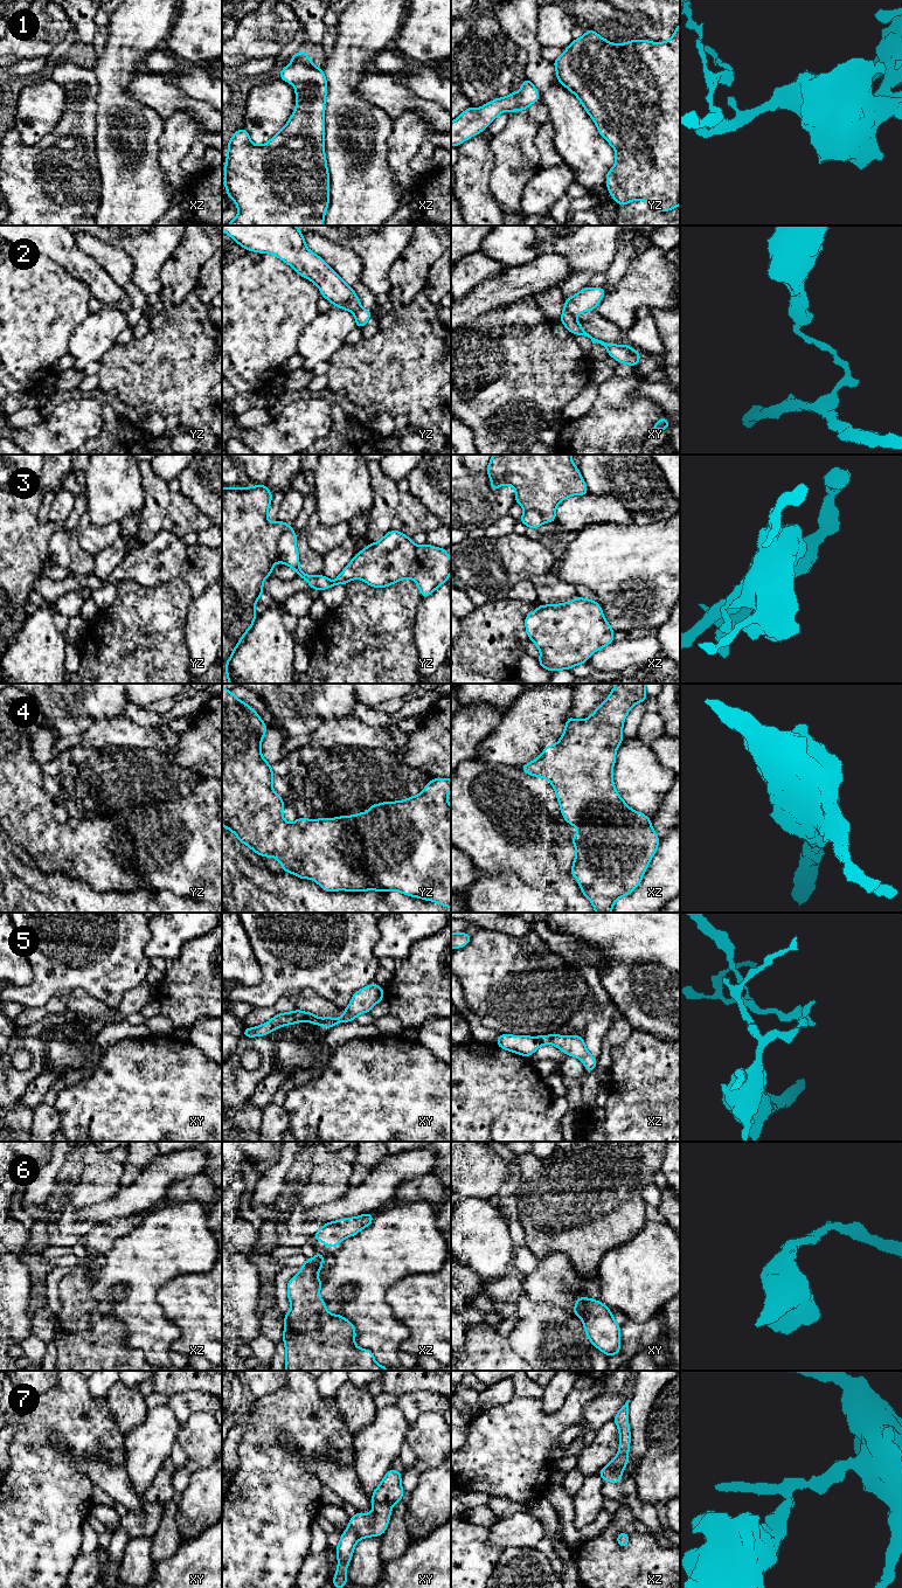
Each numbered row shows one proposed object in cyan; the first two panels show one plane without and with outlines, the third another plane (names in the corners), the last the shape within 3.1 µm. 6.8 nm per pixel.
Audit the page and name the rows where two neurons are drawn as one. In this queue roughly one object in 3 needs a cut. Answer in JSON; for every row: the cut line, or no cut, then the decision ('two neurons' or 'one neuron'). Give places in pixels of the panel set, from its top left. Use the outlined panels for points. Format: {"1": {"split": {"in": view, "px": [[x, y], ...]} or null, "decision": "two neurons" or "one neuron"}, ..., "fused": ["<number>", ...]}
{"1": {"split": null, "decision": "one neuron"}, "2": {"split": {"in": "xy", "px": [[564, 307], [575, 317]]}, "decision": "two neurons"}, "3": {"split": {"in": "yz", "px": [[290, 527], [282, 534], [278, 541], [278, 561]]}, "decision": "two neurons"}, "4": {"split": null, "decision": "one neuron"}, "5": {"split": {"in": "xz", "px": [[550, 1035], [548, 1042]]}, "decision": "two neurons"}, "6": {"split": null, "decision": "one neuron"}, "7": {"split": {"in": "xy", "px": [[373, 1499], [380, 1503], [388, 1503], [391, 1506]]}, "decision": "two neurons"}, "fused": ["2", "3", "5", "7"]}

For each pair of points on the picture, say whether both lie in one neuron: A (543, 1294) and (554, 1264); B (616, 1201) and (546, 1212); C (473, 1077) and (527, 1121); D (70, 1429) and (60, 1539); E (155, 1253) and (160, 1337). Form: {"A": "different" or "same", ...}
{"A": "same", "B": "same", "C": "different", "D": "same", "E": "same"}

